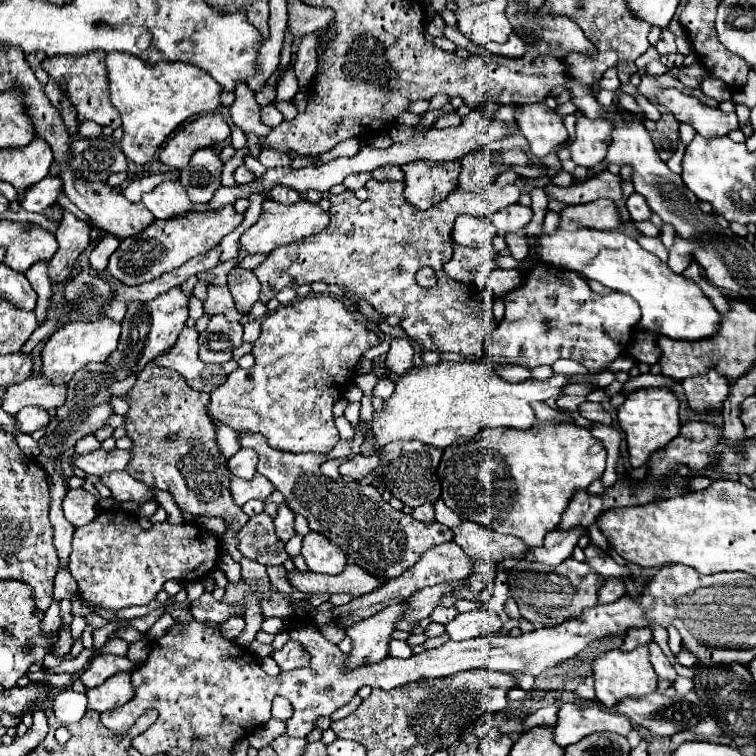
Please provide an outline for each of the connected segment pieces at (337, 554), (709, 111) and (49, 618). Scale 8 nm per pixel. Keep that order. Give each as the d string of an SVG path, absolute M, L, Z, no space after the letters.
M309 531L303 537L303 551L305 563L313 573L325 573L325 575L337 575L345 569L345 553L331 543L325 535Z
M663 89L657 93L657 103L663 105L679 123L689 123L701 137L713 139L723 137L729 131L739 129L739 121L735 113L723 113L721 109L713 109L699 99L685 95L677 89Z
M53 600L50 607L45 611L45 616L41 620L41 629L48 635L52 631L58 631L61 624L60 602Z

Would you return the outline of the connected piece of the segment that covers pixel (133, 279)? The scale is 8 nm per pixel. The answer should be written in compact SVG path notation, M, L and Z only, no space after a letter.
M233 205L223 207L217 213L189 213L187 217L173 217L173 219L157 219L149 227L145 227L141 233L121 239L117 251L109 257L107 271L113 279L117 279L123 285L141 285L147 281L153 281L167 273L169 269L175 269L189 261L195 255L207 253L215 245L221 243L221 239L231 233L239 223L243 221L243 215L235 213Z

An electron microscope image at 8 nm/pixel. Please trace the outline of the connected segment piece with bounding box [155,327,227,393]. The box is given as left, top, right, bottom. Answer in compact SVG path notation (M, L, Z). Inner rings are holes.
M185 327L173 345L173 349L167 355L161 355L155 359L159 367L167 367L177 371L181 377L187 379L187 385L191 389L211 393L219 385L225 383L227 375L223 373L221 365L207 365L197 355L197 331L191 327Z

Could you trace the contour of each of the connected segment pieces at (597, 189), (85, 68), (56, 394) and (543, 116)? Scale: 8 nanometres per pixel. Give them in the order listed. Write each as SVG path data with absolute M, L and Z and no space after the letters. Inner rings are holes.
M611 171L597 173L589 177L587 181L573 183L571 187L557 187L557 185L547 185L545 187L547 199L549 201L559 201L563 205L577 205L577 203L589 203L597 199L611 199L623 203L621 195L621 179L613 175Z
M85 53L85 57L47 57L43 59L43 69L49 73L49 77L61 85L67 99L73 103L73 109L77 111L77 121L95 121L101 127L117 129L121 127L121 117L117 109L109 101L109 85L107 85L107 69L105 69L105 55L107 53Z
M29 377L19 385L7 387L1 409L9 415L15 415L27 405L37 405L45 411L59 409L65 403L65 393L67 385L53 385L51 381L45 381L45 377Z
M545 103L521 105L515 111L515 121L529 141L535 157L545 157L567 139L567 129L557 113L549 113Z

